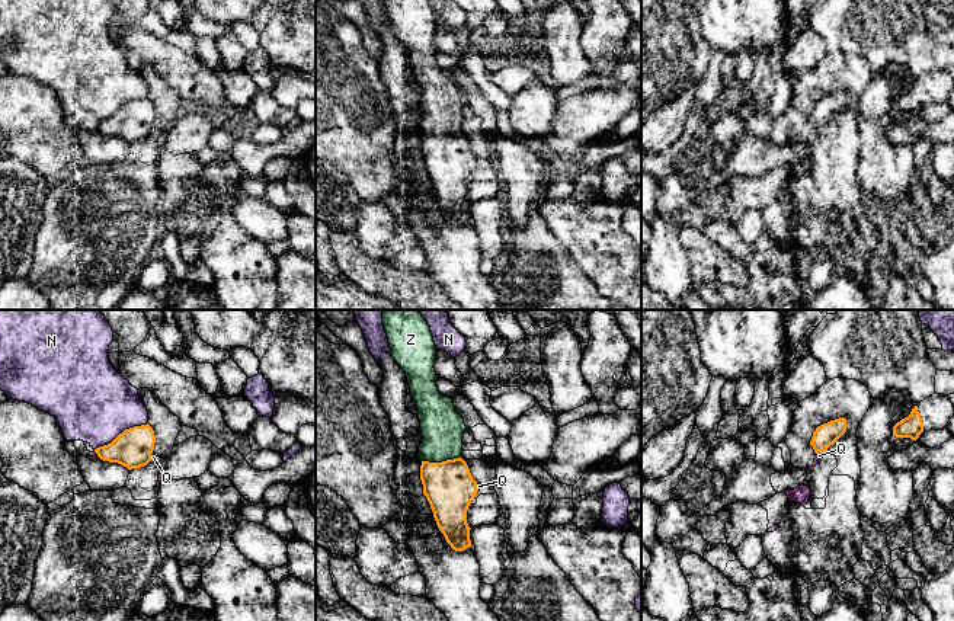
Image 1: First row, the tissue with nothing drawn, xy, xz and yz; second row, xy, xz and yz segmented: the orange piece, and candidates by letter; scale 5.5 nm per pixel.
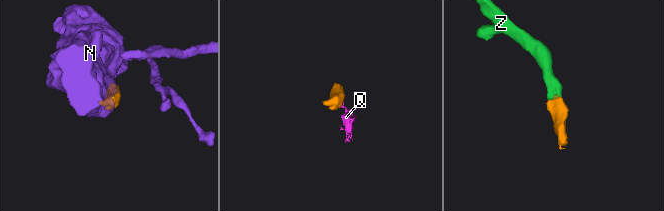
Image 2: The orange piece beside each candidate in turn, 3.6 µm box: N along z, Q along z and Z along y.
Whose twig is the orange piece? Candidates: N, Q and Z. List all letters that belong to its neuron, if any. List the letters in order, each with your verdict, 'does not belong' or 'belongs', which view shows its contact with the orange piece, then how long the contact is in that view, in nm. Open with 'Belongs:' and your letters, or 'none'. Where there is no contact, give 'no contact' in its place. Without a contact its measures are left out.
Belongs: Z
N: does not belong; meets orange in xy; contact 340 nm long
Q: does not belong; meets orange in xy; contact 60 nm long
Z: belongs; meets orange in xz; contact 220 nm long

